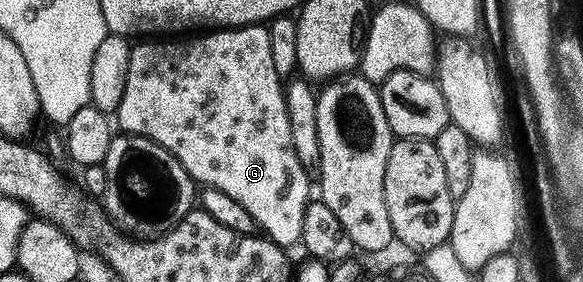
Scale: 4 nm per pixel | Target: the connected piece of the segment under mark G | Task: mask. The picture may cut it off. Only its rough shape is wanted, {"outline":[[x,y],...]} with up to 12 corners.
{"outline":[[266,24],[132,44],[124,134],[284,247],[313,197]]}

